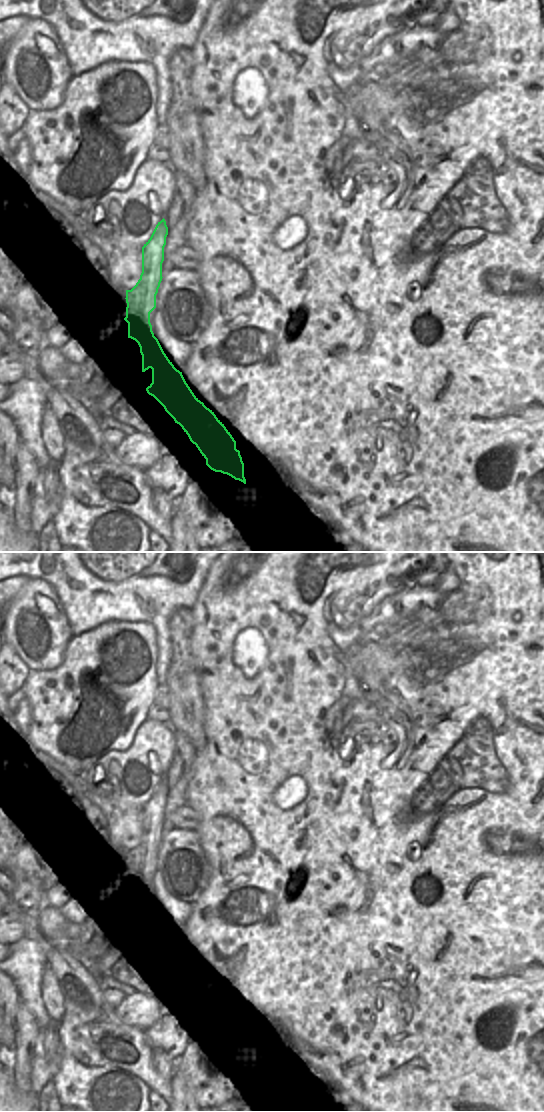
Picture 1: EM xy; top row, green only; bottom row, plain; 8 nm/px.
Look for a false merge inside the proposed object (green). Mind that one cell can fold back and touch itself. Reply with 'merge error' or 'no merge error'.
merge error

